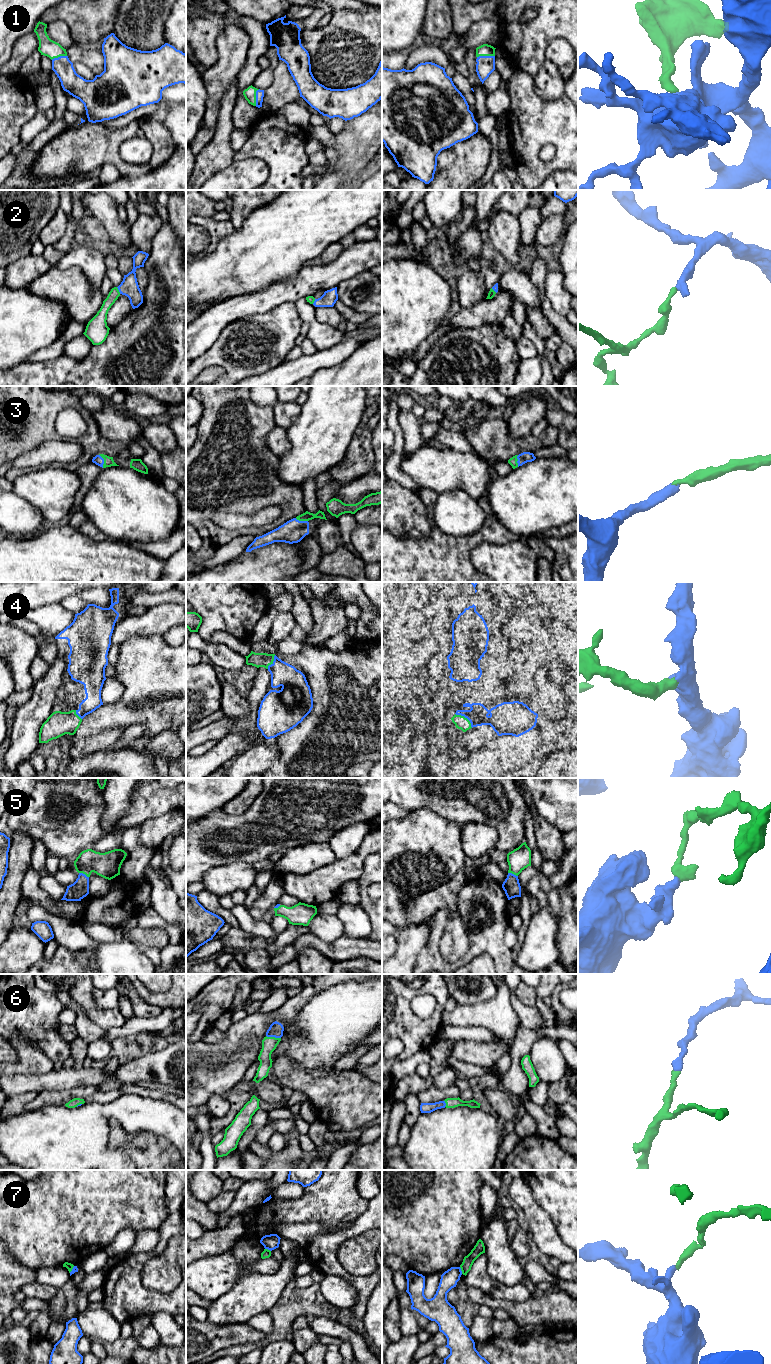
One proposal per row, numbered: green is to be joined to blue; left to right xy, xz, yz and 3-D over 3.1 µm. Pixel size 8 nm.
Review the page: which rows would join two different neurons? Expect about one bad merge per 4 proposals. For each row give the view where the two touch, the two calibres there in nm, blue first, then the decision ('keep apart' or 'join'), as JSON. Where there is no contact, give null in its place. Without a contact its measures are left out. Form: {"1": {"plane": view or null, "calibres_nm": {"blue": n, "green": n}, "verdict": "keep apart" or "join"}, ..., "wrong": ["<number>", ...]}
{"1": {"plane": "xz", "calibres_nm": {"blue": 60, "green": 100}, "verdict": "join"}, "2": {"plane": "xy", "calibres_nm": {"blue": 150, "green": 90}, "verdict": "join"}, "3": {"plane": "xy", "calibres_nm": {"blue": 80, "green": 80}, "verdict": "join"}, "4": {"plane": "yz", "calibres_nm": {"blue": 160, "green": 100}, "verdict": "join"}, "5": {"plane": "xy", "calibres_nm": {"blue": 150, "green": 200}, "verdict": "join"}, "6": {"plane": "xz", "calibres_nm": {"blue": 120, "green": 120}, "verdict": "join"}, "7": {"plane": "yz", "calibres_nm": {"blue": 140, "green": 90}, "verdict": "keep apart"}, "wrong": ["7"]}

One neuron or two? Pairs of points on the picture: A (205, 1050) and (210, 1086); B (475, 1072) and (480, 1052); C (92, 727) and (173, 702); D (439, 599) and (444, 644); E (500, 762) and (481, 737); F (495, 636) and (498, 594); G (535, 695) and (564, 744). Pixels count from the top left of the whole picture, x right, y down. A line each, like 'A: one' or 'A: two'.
A: one
B: two
C: one
D: one
E: two
F: one
G: two

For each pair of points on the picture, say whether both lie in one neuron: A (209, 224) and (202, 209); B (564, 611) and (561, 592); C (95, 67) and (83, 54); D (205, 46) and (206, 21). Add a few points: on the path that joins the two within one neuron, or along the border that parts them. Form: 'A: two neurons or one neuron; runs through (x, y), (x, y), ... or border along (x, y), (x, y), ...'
A: two neurons; border along (196, 216), (211, 217)
B: one neuron; runs through (564, 606), (564, 597)
C: one neuron; runs through (93, 64), (86, 57)
D: one neuron; runs through (205, 40), (206, 27)

